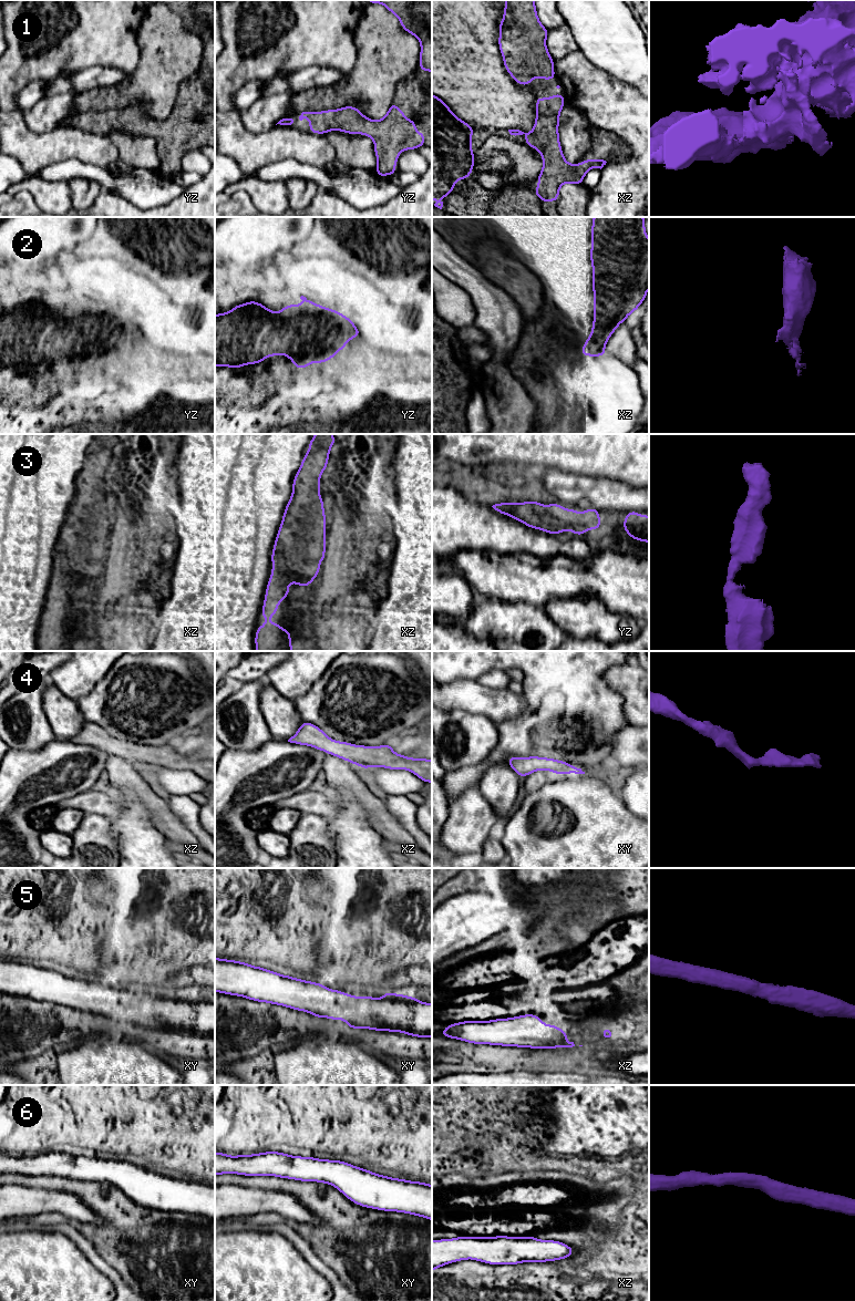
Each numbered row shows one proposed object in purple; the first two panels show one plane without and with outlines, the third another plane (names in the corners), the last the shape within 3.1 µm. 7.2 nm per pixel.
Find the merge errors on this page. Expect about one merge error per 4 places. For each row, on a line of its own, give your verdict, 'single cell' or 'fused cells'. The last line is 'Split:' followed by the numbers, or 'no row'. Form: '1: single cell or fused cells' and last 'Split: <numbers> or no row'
1: single cell
2: single cell
3: single cell
4: single cell
5: single cell
6: single cell
Split: no row

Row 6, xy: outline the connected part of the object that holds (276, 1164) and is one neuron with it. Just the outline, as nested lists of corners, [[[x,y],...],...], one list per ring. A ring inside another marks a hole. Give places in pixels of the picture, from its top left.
[[[279,1152],[229,1156],[215,1153],[215,1175],[275,1176],[330,1184],[352,1202],[432,1221],[432,1185],[387,1177],[342,1160],[291,1156]]]

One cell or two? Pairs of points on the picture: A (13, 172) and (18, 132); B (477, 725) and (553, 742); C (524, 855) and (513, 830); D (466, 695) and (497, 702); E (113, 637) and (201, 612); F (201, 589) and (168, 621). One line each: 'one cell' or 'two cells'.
A: two cells
B: two cells
C: one cell
D: one cell
E: two cells
F: one cell

